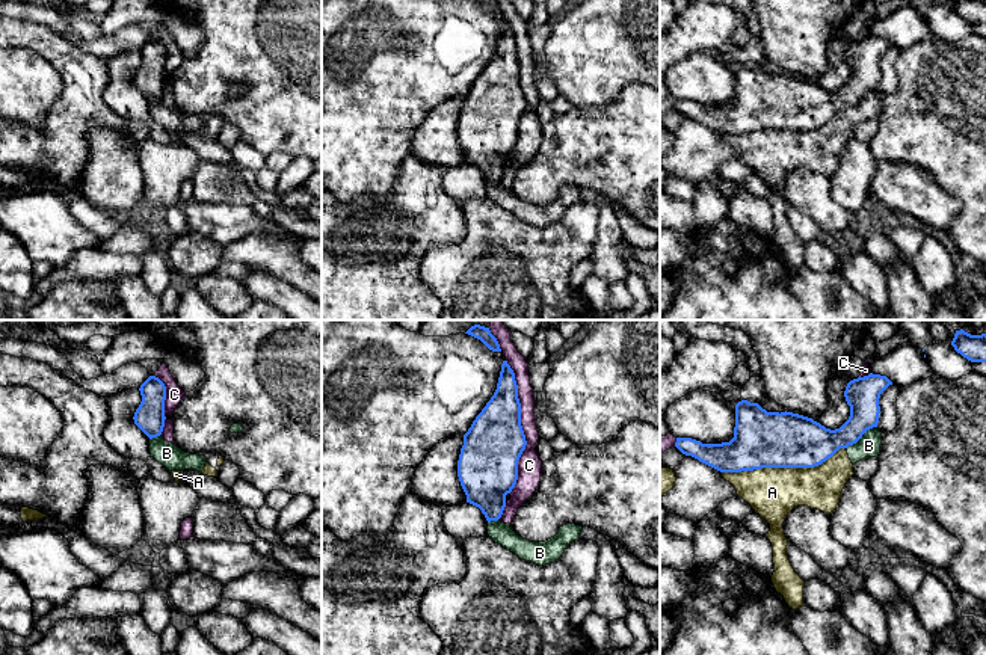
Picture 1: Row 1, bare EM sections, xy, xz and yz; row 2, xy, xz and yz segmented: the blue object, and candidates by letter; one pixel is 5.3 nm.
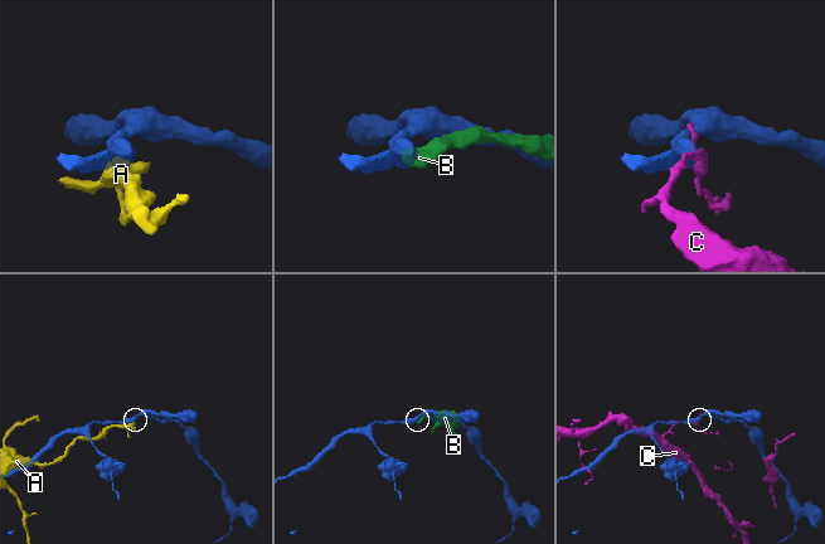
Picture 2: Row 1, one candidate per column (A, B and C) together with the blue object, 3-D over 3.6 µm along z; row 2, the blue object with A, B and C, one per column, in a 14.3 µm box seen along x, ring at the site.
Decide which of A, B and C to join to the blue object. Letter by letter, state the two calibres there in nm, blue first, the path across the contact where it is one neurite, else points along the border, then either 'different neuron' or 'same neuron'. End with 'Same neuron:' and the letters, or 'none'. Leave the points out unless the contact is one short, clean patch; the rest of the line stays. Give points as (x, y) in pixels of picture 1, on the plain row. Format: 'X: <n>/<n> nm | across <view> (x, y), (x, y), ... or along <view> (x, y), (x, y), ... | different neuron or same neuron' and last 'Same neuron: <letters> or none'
A: 300/280 nm | different neuron
B: 200/120 nm | different neuron
C: 320/130 nm | different neuron
Same neuron: none

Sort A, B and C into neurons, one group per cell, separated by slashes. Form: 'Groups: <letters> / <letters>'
Groups: A B / C

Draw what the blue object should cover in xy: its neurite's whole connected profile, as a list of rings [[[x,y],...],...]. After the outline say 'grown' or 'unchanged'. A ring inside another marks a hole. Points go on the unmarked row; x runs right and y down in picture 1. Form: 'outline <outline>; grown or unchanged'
outline [[[149,38],[139,50],[142,63],[134,74],[134,86],[149,100],[162,97],[165,89],[165,62],[166,48],[156,39]]]; unchanged

